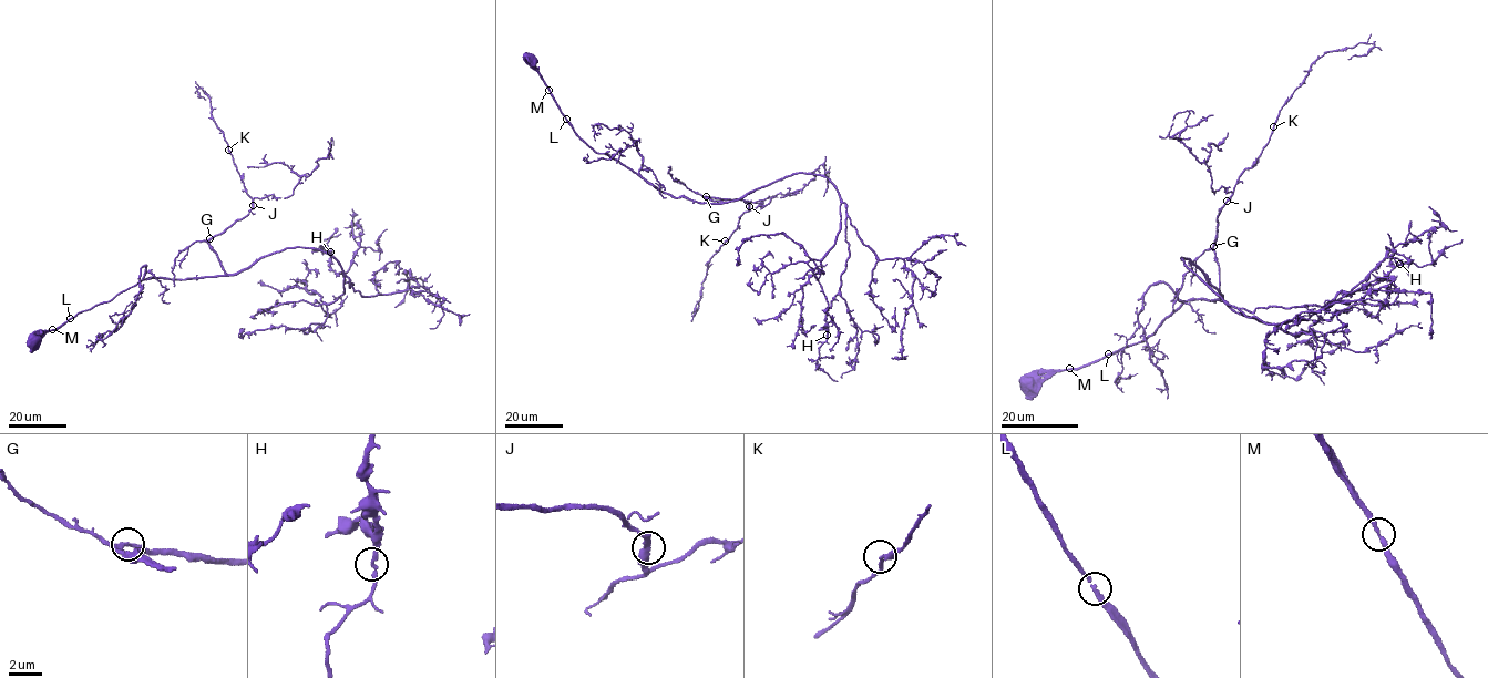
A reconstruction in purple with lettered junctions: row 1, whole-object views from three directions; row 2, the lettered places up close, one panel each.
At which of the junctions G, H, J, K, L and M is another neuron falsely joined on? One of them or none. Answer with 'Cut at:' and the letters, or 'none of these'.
Cut at: none of these

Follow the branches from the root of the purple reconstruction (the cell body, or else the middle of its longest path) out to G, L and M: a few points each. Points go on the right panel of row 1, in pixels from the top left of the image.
G: (1029, 383), (1141, 341), (1184, 300), (1219, 299), (1212, 246)
L: (1029, 383), (1033, 379), (1044, 379), (1060, 370), (1088, 365), (1109, 355)
M: (1029, 383), (1069, 369)

